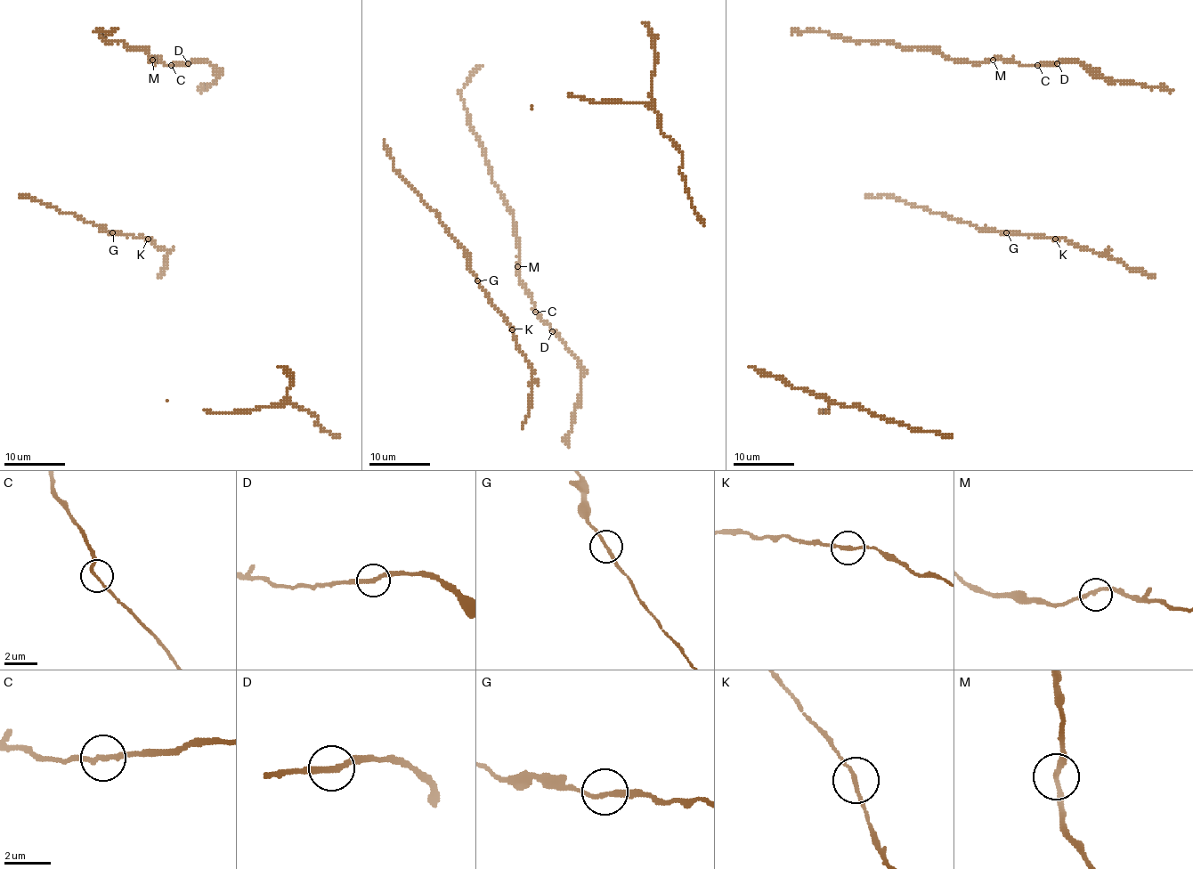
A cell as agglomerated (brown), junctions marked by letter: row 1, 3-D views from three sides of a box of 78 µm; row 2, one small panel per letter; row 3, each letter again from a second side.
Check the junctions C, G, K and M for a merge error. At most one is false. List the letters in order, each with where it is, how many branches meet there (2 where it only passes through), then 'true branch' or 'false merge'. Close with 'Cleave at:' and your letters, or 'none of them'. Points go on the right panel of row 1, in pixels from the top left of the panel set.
C: place (1037, 65); branches 2; true branch
G: place (1006, 232); branches 2; true branch
K: place (1055, 239); branches 2; true branch
M: place (993, 60); branches 2; true branch
Cleave at: none of them

